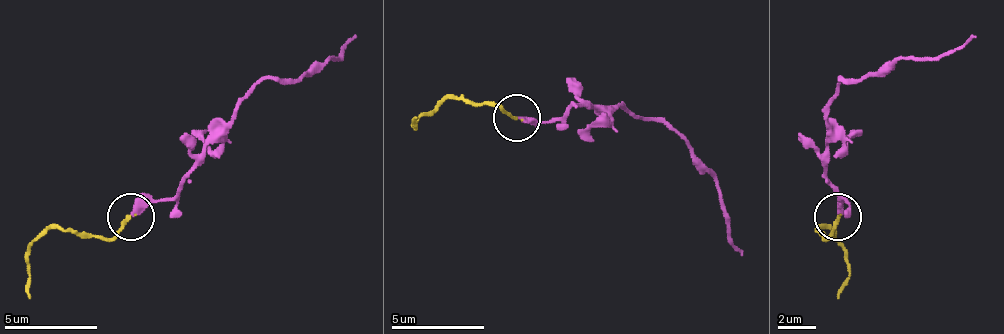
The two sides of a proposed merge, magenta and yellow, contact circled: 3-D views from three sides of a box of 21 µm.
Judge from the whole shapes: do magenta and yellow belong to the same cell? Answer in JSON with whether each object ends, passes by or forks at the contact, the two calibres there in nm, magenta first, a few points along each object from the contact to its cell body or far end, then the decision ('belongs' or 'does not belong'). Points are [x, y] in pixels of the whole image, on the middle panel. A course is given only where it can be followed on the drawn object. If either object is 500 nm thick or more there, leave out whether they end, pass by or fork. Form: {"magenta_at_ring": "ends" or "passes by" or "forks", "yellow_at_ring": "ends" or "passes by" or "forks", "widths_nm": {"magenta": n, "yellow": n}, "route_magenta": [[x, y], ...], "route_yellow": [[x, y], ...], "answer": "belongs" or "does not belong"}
{"magenta_at_ring": "ends", "yellow_at_ring": "ends", "widths_nm": {"magenta": 320, "yellow": 170}, "route_magenta": [[518, 116], [555, 121], [569, 107], [621, 107], [649, 121], [663, 121], [715, 182], [724, 224], [743, 257]], "route_yellow": [[518, 116], [495, 102], [443, 97], [415, 126], [415, 116]], "answer": "belongs"}

